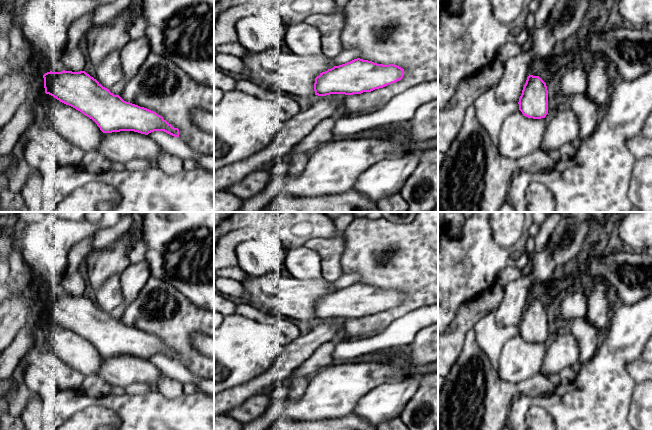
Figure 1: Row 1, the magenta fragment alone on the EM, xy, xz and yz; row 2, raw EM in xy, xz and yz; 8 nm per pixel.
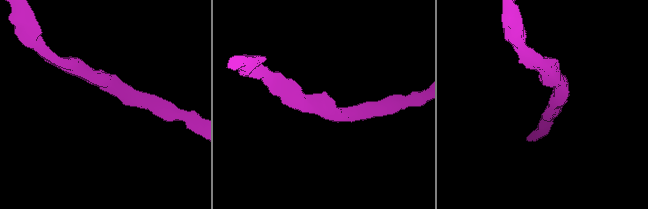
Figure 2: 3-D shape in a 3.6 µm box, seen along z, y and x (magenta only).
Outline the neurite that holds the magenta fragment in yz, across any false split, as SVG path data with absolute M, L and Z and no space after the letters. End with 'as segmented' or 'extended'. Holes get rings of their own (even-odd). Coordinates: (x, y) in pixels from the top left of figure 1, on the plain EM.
M527 301L519 322L519 334L507 340L499 358L498 377L518 384L540 373L548 338L548 314L539 301Z; extended

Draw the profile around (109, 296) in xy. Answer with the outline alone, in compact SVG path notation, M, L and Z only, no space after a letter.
M110 276L103 285L96 290L96 304L103 311L110 313L123 302L120 276Z

